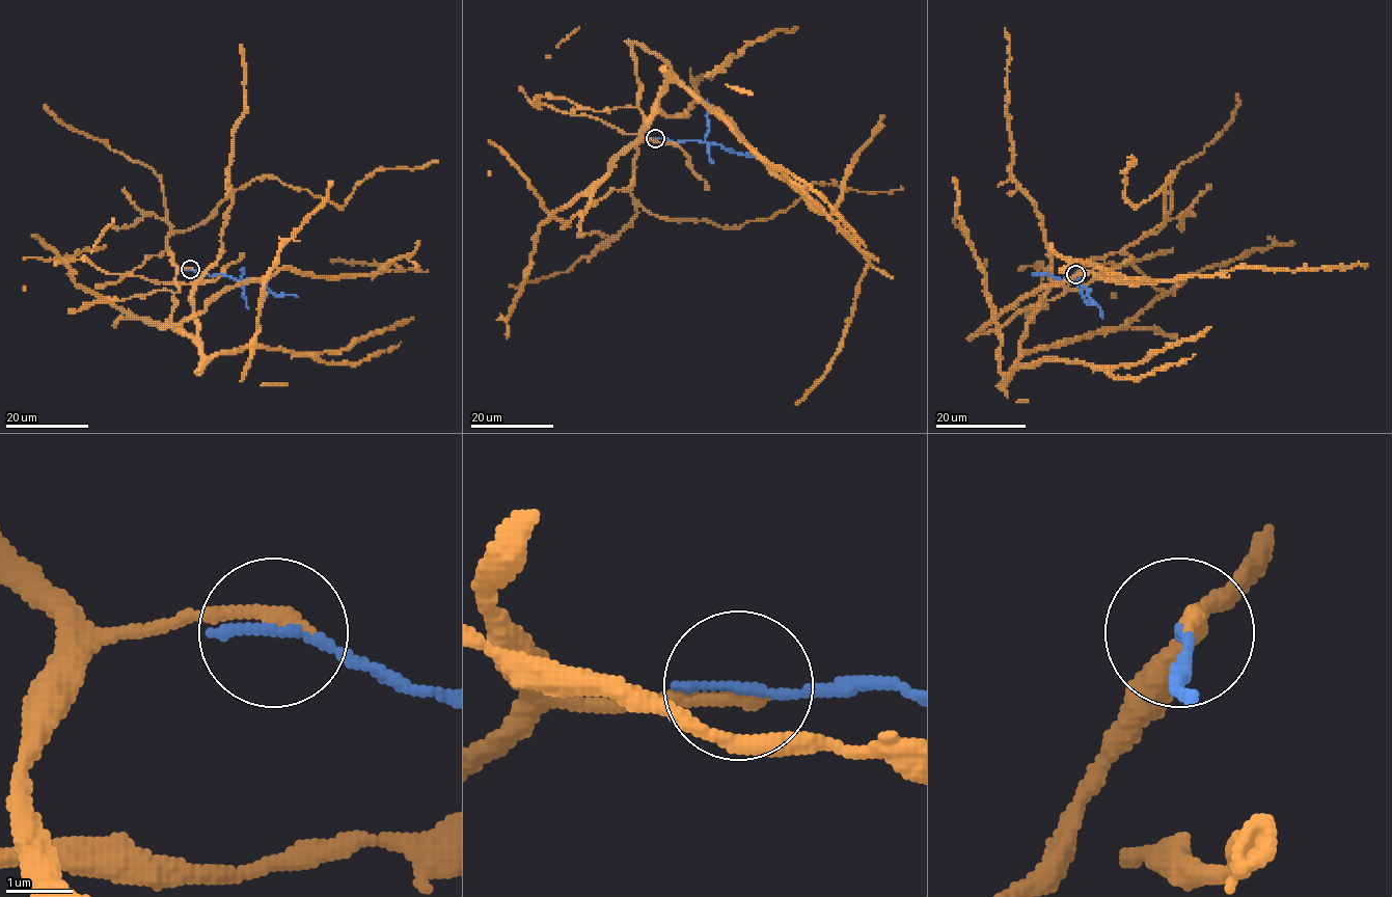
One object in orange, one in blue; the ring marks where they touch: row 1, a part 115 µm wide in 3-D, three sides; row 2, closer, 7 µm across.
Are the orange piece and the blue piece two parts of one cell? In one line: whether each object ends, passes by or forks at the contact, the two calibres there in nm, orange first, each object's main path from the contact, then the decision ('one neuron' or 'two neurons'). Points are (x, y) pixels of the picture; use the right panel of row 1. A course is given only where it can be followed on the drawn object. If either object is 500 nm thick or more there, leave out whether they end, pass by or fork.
orange ends; blue ends; calibres 260 and 160 nm; course orange (1075, 273), (1052, 299), (972, 335), (1021, 298), (1079, 274), (1174, 281), (1247, 268), (1368, 264); course blue (1075, 274), (1079, 287), (1082, 284), (1087, 289), (1096, 305); two neurons

